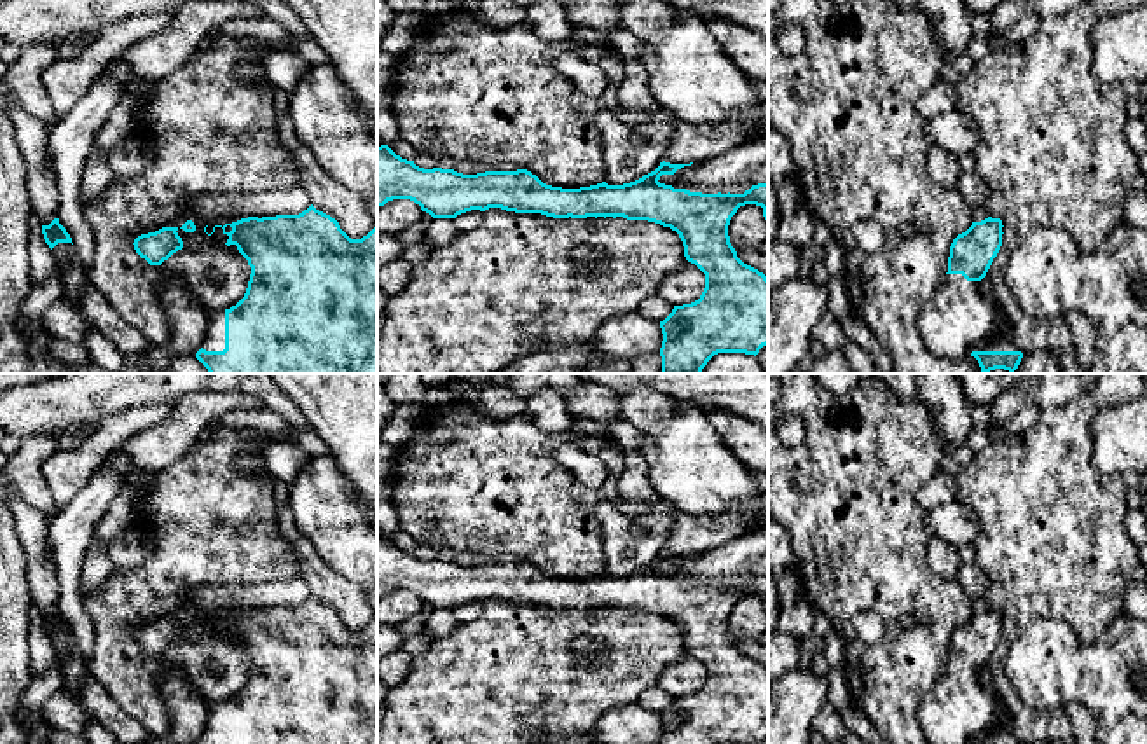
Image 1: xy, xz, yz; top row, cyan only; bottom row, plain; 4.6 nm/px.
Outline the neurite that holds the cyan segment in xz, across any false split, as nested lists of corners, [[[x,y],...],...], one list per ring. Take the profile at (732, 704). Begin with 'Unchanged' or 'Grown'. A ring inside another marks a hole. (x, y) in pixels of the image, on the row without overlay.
Unchanged. [[[381,536],[377,599],[410,590],[433,610],[501,599],[553,610],[623,608],[670,618],[683,632],[686,651],[705,665],[705,679],[698,692],[674,697],[660,713],[660,744],[759,744],[768,735],[768,669],[737,648],[728,617],[745,596],[761,597],[768,613],[768,575],[744,585],[702,585],[658,573],[691,555],[663,552],[630,575],[562,580],[543,575],[527,561],[477,566],[424,561]]]

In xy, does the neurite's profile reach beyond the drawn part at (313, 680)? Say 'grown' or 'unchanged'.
grown

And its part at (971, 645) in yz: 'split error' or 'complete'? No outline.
split error

